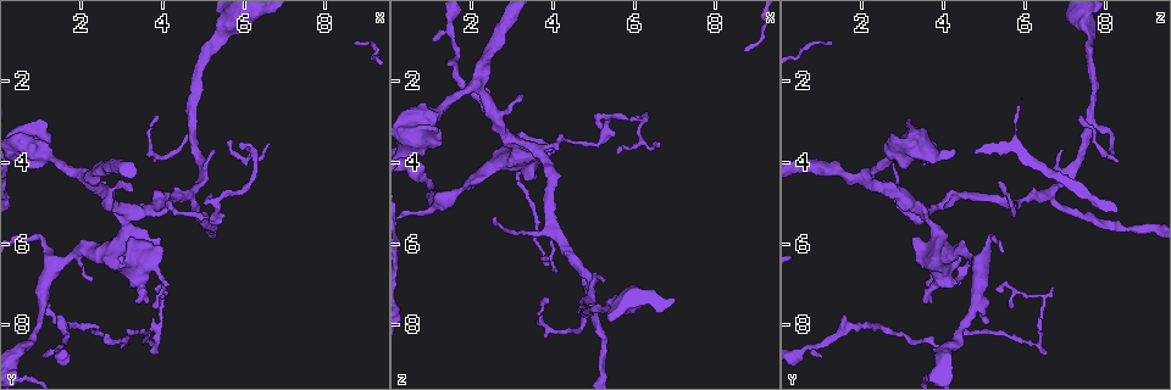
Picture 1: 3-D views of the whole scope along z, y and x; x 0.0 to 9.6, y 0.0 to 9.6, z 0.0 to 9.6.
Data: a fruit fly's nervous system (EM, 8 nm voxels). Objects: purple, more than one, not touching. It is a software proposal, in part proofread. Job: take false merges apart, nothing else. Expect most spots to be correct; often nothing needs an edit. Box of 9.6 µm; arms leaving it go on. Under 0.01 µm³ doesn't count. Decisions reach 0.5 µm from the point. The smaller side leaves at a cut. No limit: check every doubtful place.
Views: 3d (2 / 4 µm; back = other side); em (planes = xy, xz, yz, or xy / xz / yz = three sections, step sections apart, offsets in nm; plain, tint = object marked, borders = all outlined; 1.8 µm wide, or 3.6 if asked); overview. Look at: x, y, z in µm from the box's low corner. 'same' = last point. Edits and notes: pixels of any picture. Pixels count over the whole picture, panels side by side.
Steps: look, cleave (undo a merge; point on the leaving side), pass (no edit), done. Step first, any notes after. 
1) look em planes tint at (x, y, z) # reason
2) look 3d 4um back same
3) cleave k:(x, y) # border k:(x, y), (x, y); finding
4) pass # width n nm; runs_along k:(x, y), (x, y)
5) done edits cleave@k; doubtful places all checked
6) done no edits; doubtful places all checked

look em planes tint at (3.10, 5.15, 3.55) # small branch off a trunk

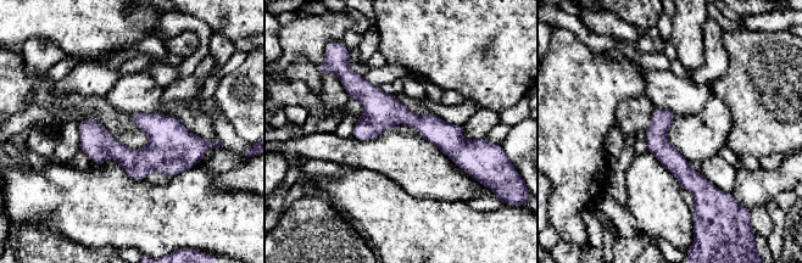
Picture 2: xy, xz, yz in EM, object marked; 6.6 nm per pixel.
pass # width 150 nm; runs_along 2:(346, 84), (432, 127), (464, 167); all the same neuron

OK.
look em yz step 4 tint at (4.70, 3.10, 7.55) # abrupt turn

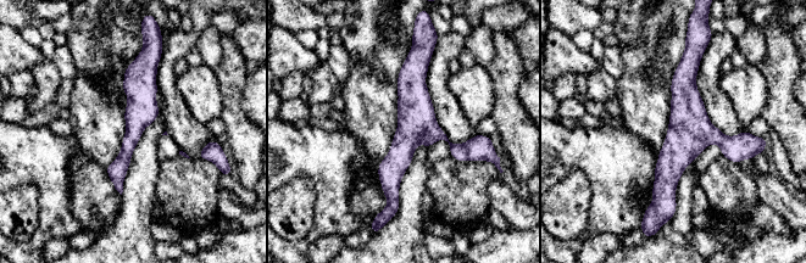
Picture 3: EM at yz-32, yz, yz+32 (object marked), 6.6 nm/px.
pass # width 220 nm; runs_along 3:(410, 57), (411, 132), (390, 202); all the same neuron

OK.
look 3d 4um at (3.80, 8.45, 6.30) # sharp bend

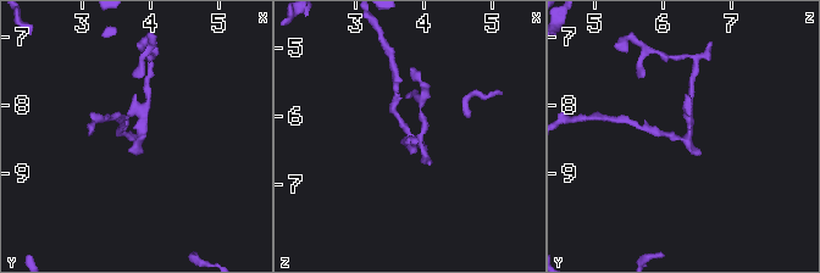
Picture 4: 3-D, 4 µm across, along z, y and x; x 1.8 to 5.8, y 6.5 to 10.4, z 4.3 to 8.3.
look em planes borders at (3.85, 8.50, 6.35) # need the tissue

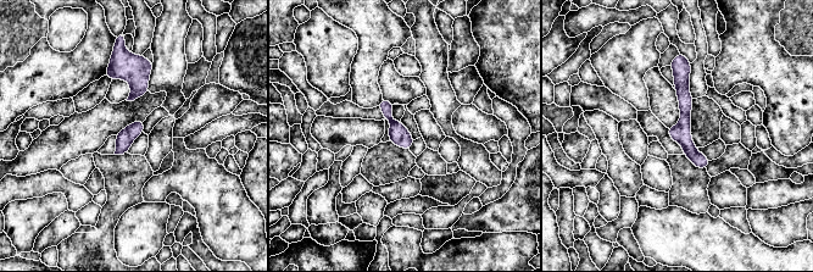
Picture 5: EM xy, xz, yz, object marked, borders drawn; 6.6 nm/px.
pass # width 120 nm; runs_along 5:(684, 62), (685, 142), (703, 165); continuous, no second neuron

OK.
look em 3.6um planes tint at (2.05, 4.45, 2.15) # a fork

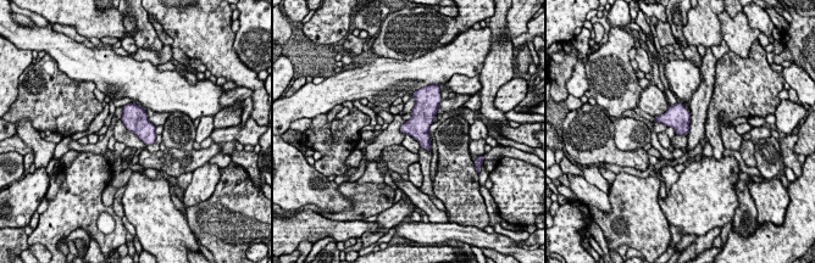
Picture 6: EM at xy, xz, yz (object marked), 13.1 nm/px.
pass # one neuron here

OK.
done no edits; doubtful places all checked

